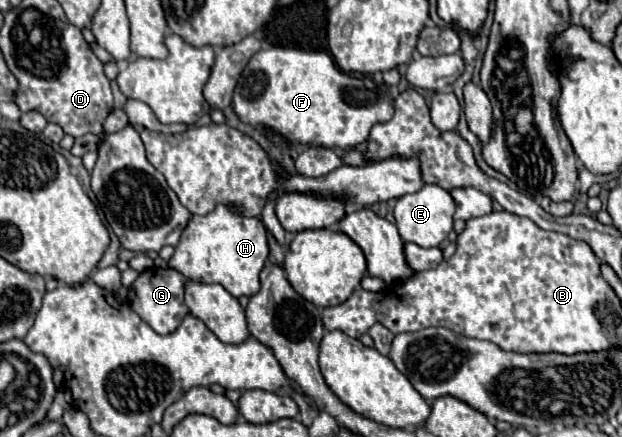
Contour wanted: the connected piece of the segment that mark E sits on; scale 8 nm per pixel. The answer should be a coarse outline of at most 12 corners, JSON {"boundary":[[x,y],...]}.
{"boundary":[[438,185],[404,195],[394,217],[404,243],[438,247],[454,201]]}

